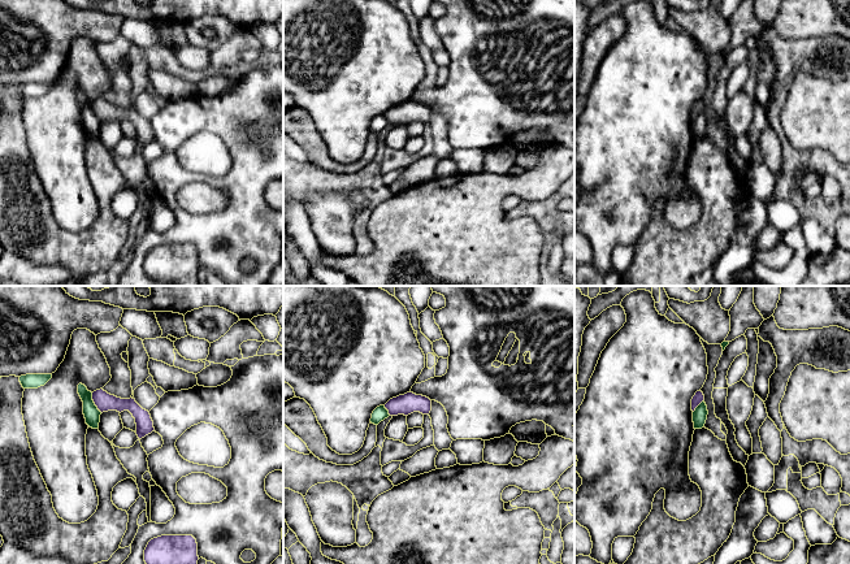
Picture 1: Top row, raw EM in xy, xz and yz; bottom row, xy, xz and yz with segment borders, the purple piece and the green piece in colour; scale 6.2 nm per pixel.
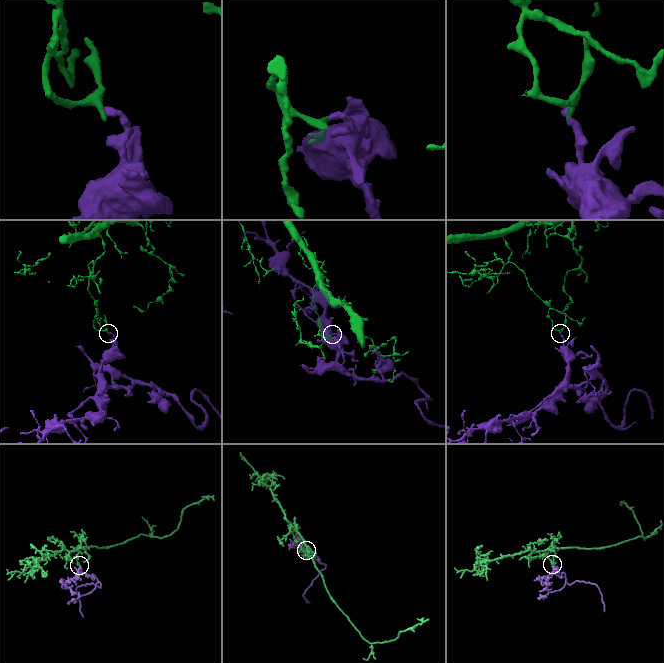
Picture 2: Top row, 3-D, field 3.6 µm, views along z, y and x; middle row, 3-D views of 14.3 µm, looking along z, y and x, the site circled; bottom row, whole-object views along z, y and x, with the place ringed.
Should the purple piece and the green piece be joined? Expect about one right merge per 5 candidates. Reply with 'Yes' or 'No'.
No

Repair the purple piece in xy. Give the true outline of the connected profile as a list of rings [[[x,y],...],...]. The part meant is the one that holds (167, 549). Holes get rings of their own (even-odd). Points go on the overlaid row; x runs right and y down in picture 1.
[[[161,535],[148,542],[146,564],[198,564],[198,543],[192,535]]]

